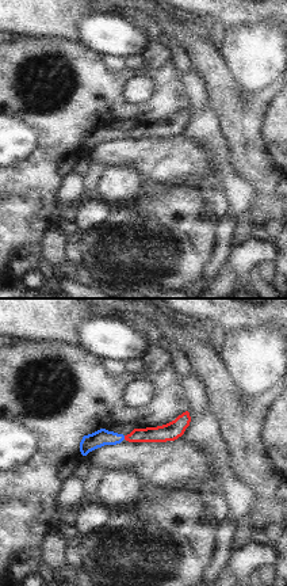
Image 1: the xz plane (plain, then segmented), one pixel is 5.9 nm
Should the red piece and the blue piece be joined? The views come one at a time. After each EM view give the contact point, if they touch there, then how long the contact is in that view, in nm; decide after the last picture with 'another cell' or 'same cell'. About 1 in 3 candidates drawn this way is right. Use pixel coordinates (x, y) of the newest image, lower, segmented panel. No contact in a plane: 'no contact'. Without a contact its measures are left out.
contact (125, 437); length 30 nm

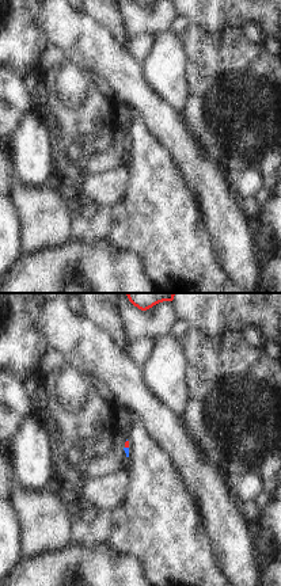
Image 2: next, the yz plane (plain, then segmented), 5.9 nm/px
contact (126, 446); length 30 nm

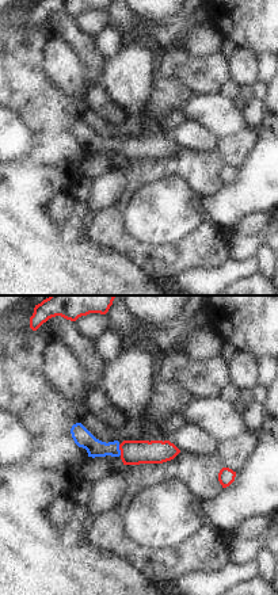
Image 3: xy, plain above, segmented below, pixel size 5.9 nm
contact (120, 449); length 70 nm

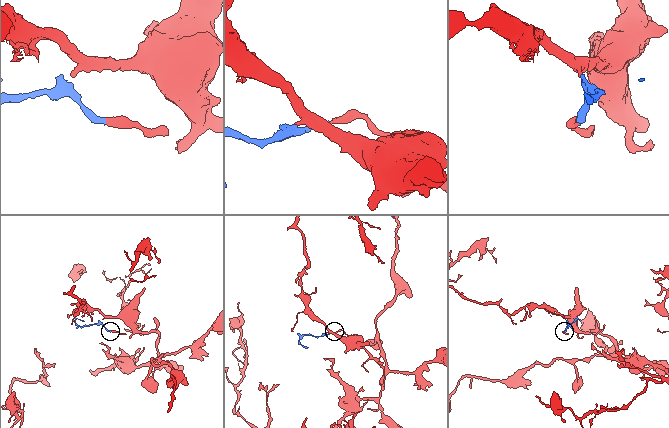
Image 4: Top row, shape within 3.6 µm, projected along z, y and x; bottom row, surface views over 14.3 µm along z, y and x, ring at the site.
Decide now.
same cell

